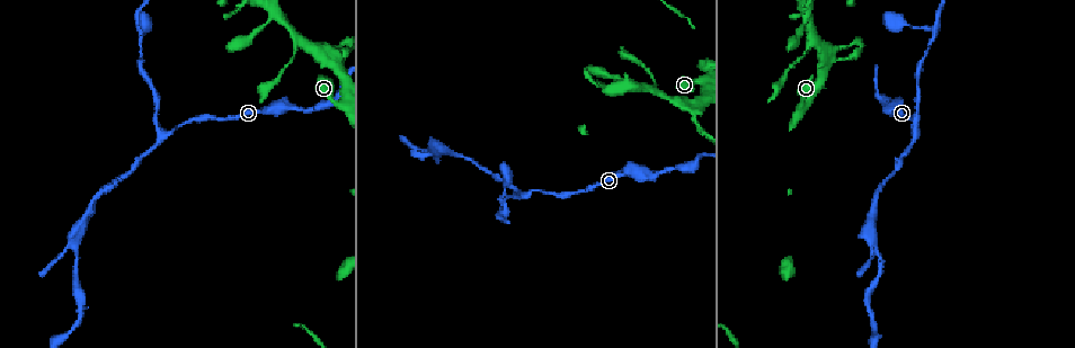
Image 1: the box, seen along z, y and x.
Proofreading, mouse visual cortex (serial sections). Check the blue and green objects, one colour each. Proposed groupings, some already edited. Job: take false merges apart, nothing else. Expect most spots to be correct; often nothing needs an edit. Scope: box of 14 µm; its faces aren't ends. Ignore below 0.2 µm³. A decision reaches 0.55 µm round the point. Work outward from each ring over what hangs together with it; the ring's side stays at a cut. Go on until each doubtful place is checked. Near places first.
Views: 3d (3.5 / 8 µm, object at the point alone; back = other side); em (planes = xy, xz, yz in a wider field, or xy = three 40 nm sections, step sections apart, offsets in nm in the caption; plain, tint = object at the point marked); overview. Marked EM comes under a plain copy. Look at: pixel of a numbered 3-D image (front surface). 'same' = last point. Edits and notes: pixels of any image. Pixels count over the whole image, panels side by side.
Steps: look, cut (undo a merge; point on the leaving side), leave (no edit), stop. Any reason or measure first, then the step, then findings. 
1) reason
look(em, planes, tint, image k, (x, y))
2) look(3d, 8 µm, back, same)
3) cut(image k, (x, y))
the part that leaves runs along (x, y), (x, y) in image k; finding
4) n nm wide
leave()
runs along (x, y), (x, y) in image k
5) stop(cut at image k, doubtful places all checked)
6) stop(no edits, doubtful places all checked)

branch point
look(3d, 3.5 µm, image 1, (693, 101))

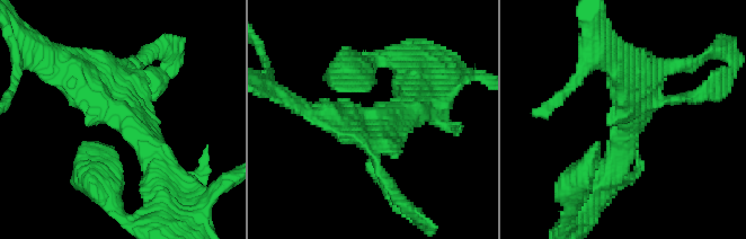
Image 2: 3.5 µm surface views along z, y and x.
look(em, xy, step 1, tint, image 2, (375, 119))

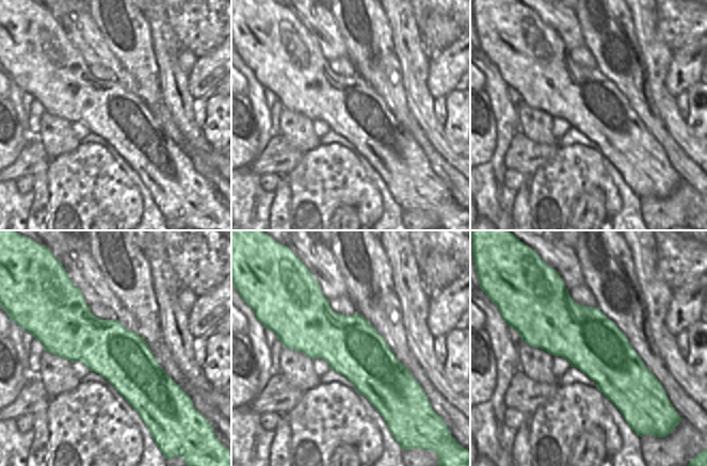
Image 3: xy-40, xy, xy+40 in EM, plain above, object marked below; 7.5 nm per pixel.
leave()
runs along (160, 174), (139, 132), (60, 70) in image 2; continuous, no second cell

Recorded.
three-way junction
look(3d, 8 µm, image 1, (916, 136))

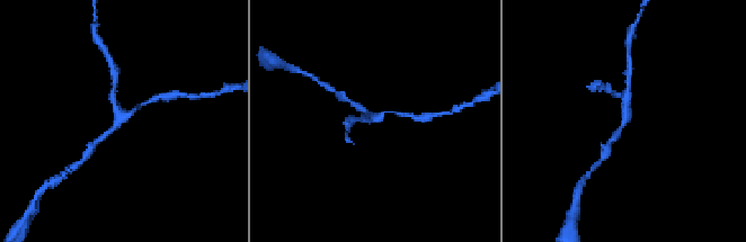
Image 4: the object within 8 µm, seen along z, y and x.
look(3d, 3.5 µm, image 4, (124, 117))

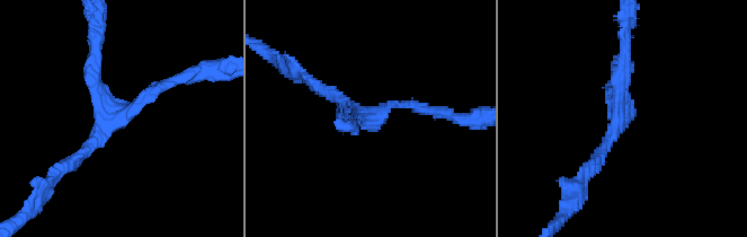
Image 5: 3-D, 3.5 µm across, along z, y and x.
3 arms; arms of 150, 200, 200 nm; now the EM
look(em, xy, step 5, tint, image 5, (365, 116))

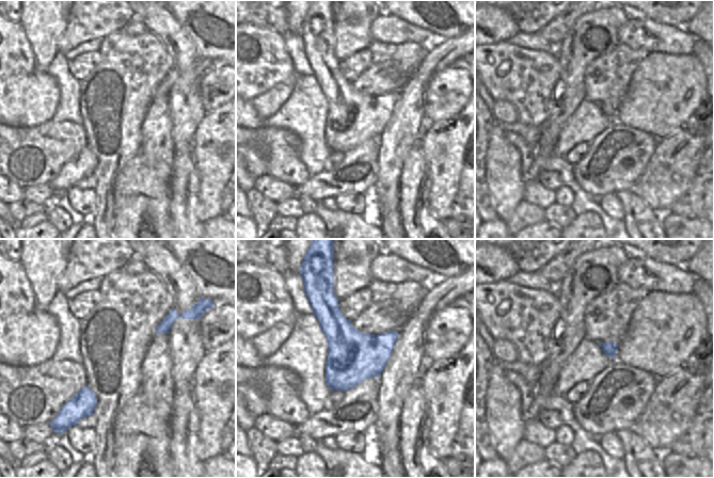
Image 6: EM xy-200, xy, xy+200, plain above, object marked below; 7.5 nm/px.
380 nm wide
leave()
runs along (178, 78), (147, 91), (63, 168) in image 5; one cell here

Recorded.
abrupt turn
look(3d, 8 µm, image 1, (934, 33))

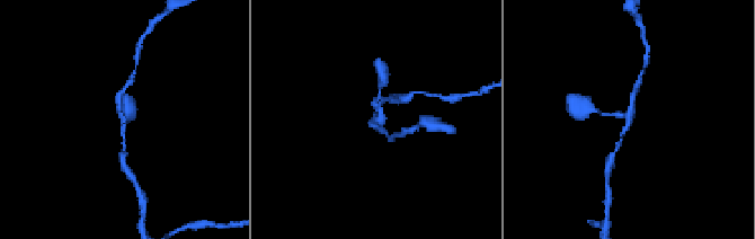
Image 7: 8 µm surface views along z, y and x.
look(3d, 3.5 µm, back, image 7, (629, 118))

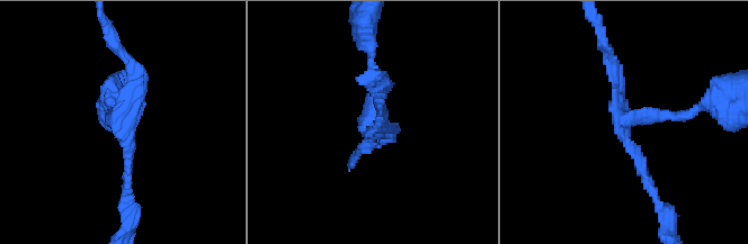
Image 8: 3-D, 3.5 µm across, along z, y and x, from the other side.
shape alone is not enough
look(em, xy, step 5, tint, image 8, (626, 124))

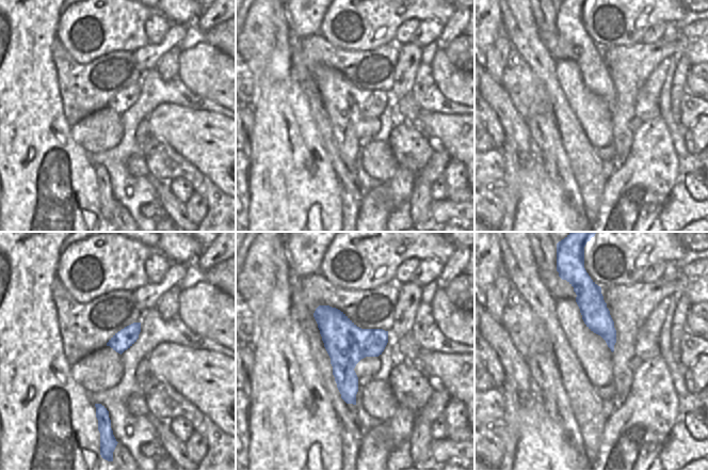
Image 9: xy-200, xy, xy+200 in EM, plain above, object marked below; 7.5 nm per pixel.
leave()
runs along (652, 191), (626, 123), (695, 108) in image 8; continuous, no second cell

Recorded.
narrows sharply
look(3d, 8 µm, image 1, (78, 261))

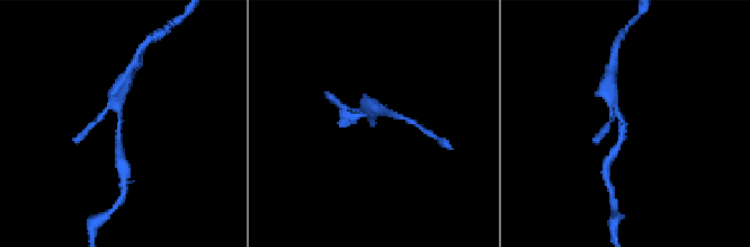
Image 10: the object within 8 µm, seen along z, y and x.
arms of 150, 300 nm
look(em, xy, step 3, tint, image 10, (621, 124))

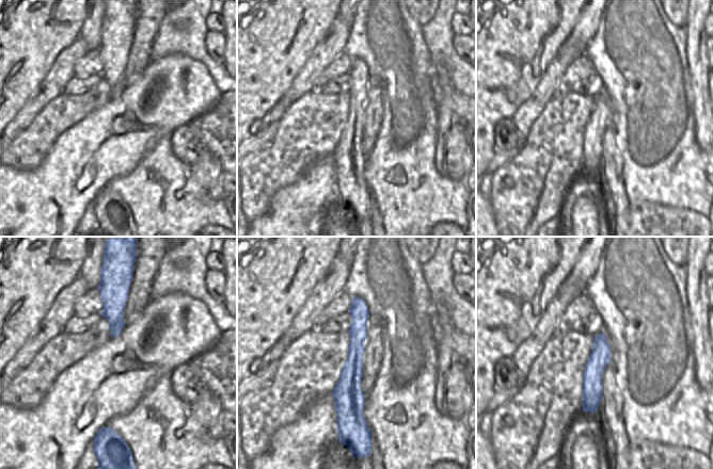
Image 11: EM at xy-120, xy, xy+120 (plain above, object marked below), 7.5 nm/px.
leave()
runs along (610, 93), (622, 126), (612, 153) in image 10; continuous, no second cell

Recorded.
stop(no edits, doubtful places all checked)

